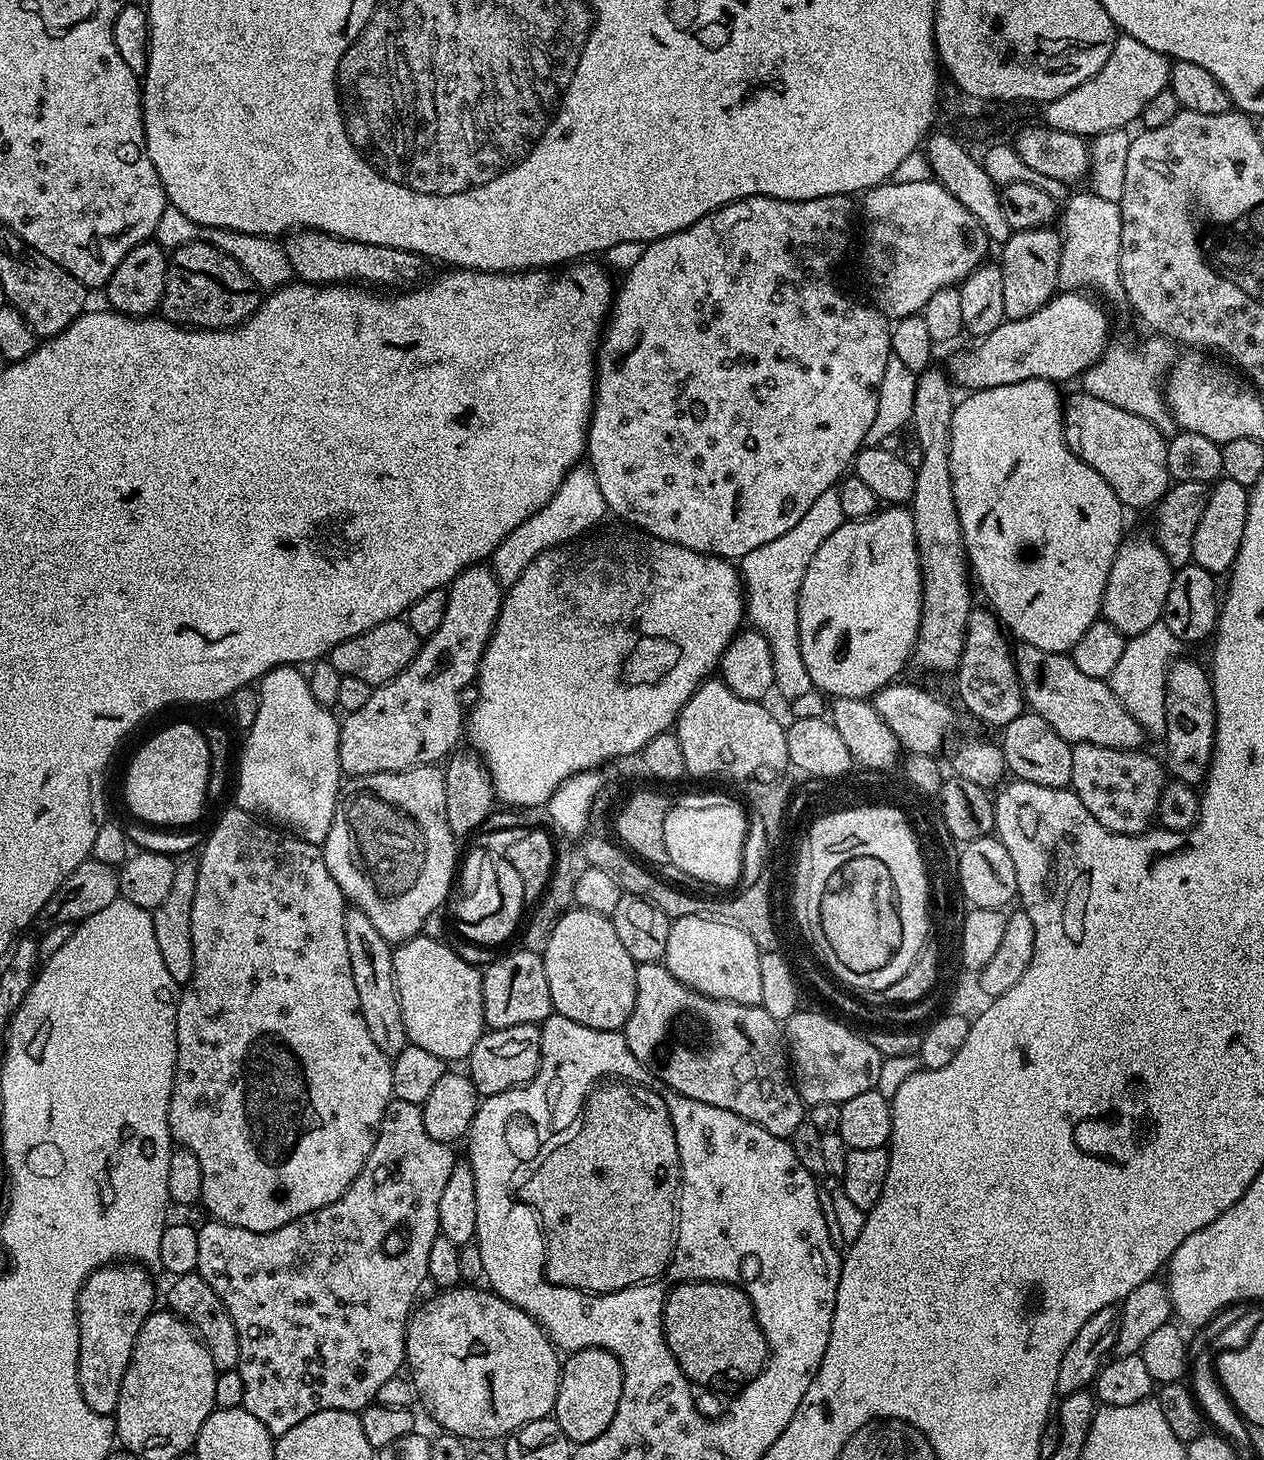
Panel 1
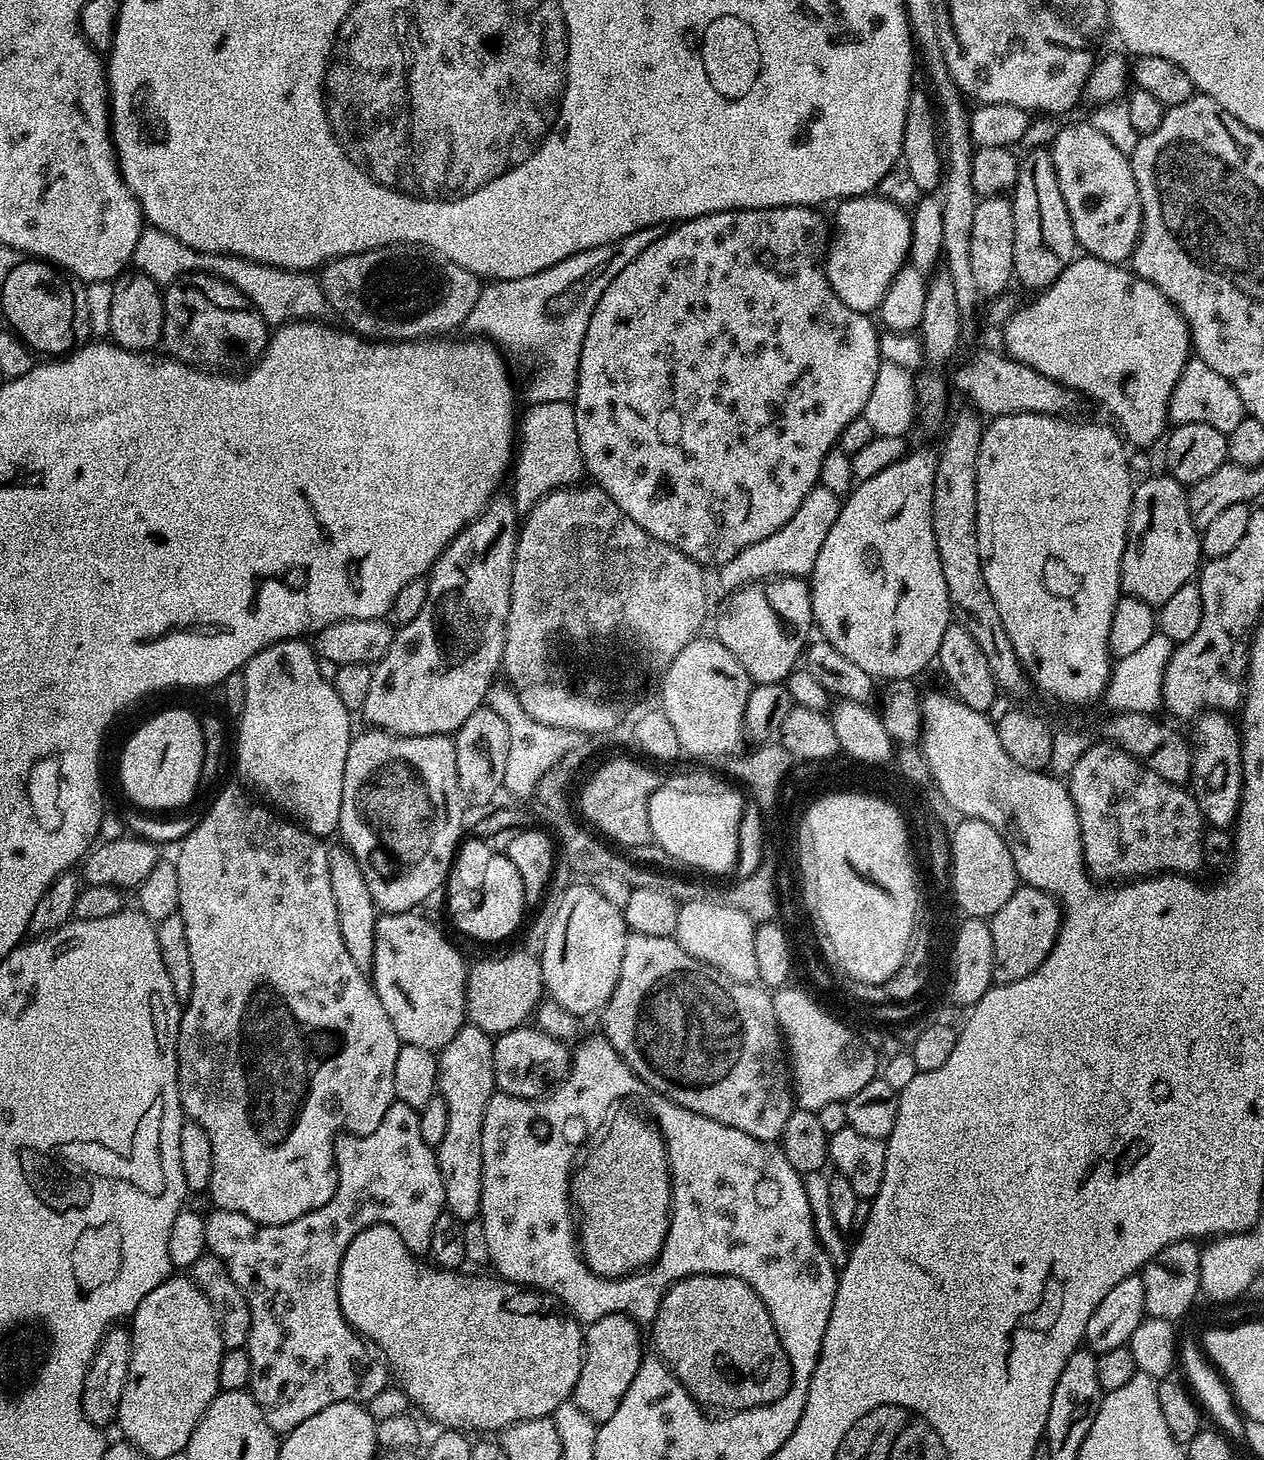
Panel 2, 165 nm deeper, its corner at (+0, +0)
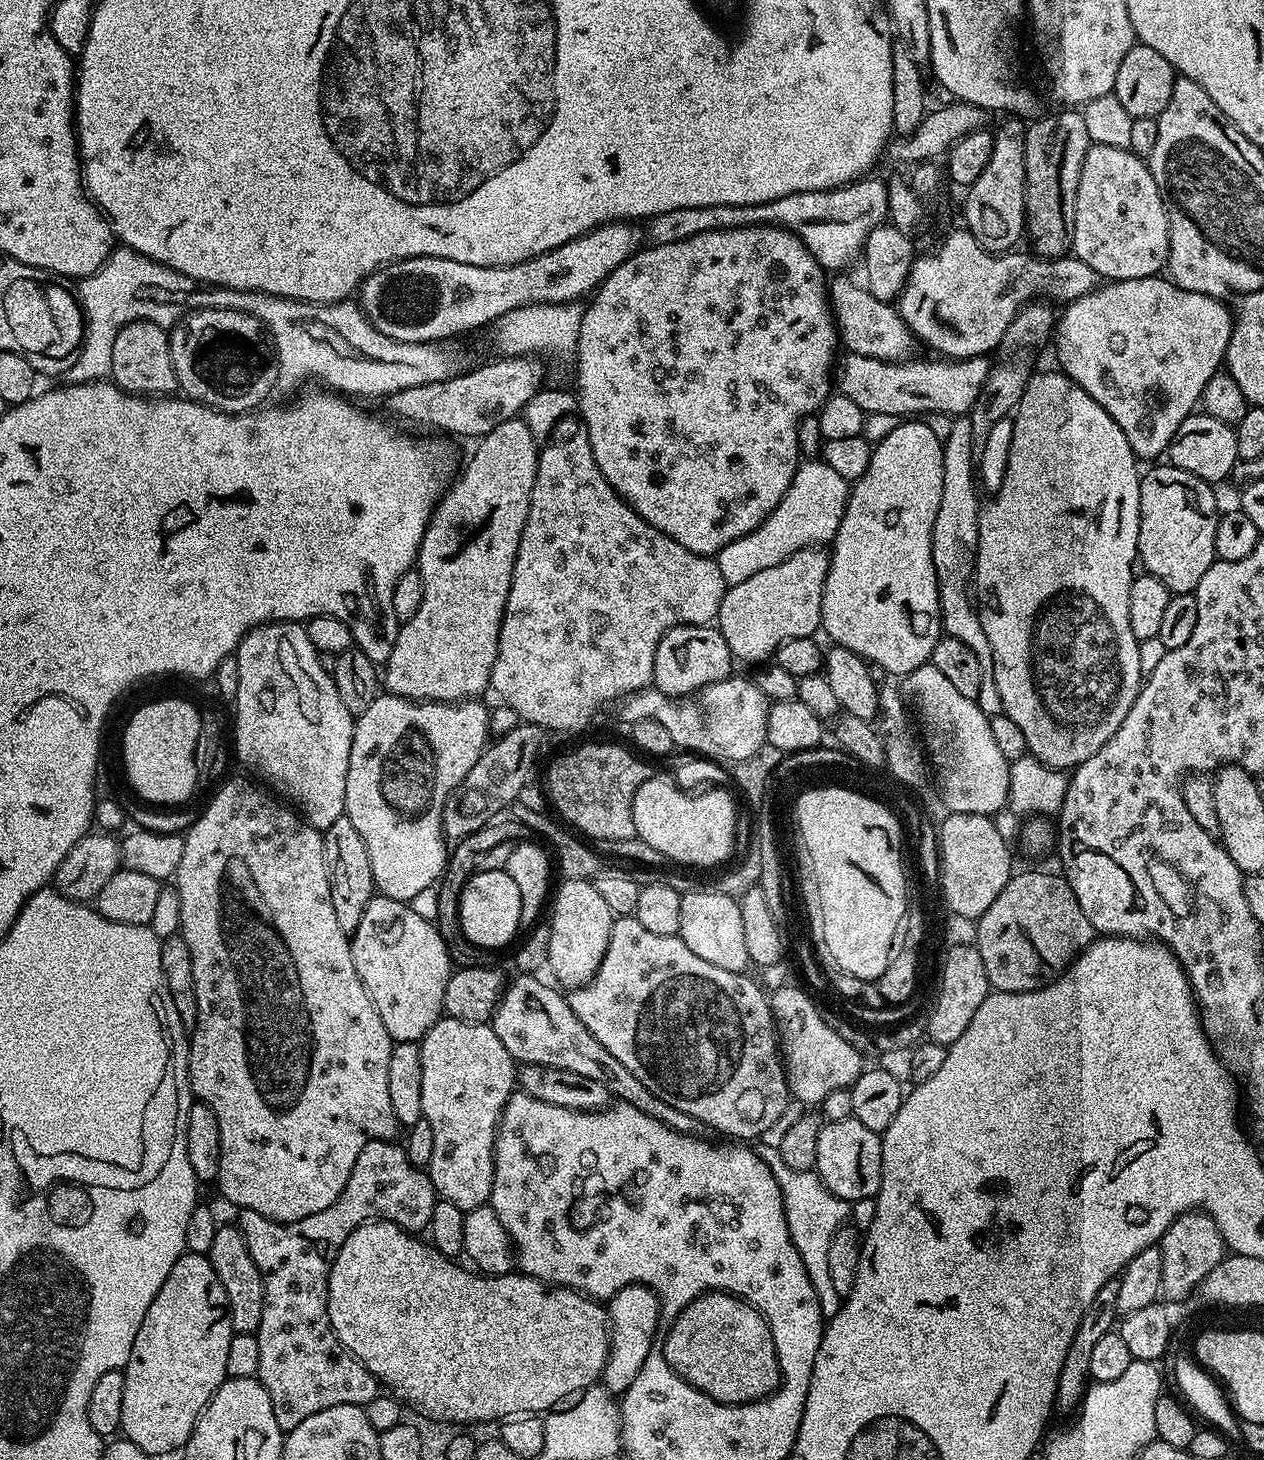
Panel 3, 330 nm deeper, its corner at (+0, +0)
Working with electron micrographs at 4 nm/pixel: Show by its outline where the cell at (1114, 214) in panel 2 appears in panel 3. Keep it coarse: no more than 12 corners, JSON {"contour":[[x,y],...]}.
{"contour":[[1093,143],[1071,251],[1105,281],[1157,275],[1170,230],[1141,157]]}

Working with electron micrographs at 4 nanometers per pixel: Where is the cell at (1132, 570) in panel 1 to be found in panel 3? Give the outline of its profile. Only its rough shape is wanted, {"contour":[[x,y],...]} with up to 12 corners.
{"contour":[[1171,462],[1140,477],[1136,554],[1169,590],[1215,564],[1215,491]]}

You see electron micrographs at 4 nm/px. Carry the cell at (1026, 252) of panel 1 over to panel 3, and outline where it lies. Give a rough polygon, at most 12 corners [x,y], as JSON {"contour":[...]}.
{"contour":[[1060,110],[1024,133],[1026,240],[1069,255],[1086,122]]}

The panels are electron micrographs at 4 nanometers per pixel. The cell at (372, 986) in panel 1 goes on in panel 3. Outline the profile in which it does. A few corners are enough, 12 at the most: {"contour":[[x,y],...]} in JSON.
{"contour":[[348,816],[322,835],[334,914],[351,934],[374,895]]}

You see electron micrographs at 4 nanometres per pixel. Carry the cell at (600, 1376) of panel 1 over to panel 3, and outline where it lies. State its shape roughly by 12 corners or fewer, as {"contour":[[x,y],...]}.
{"contour":[[631,1284],[607,1301],[603,1387],[623,1394],[654,1351],[660,1299]]}

